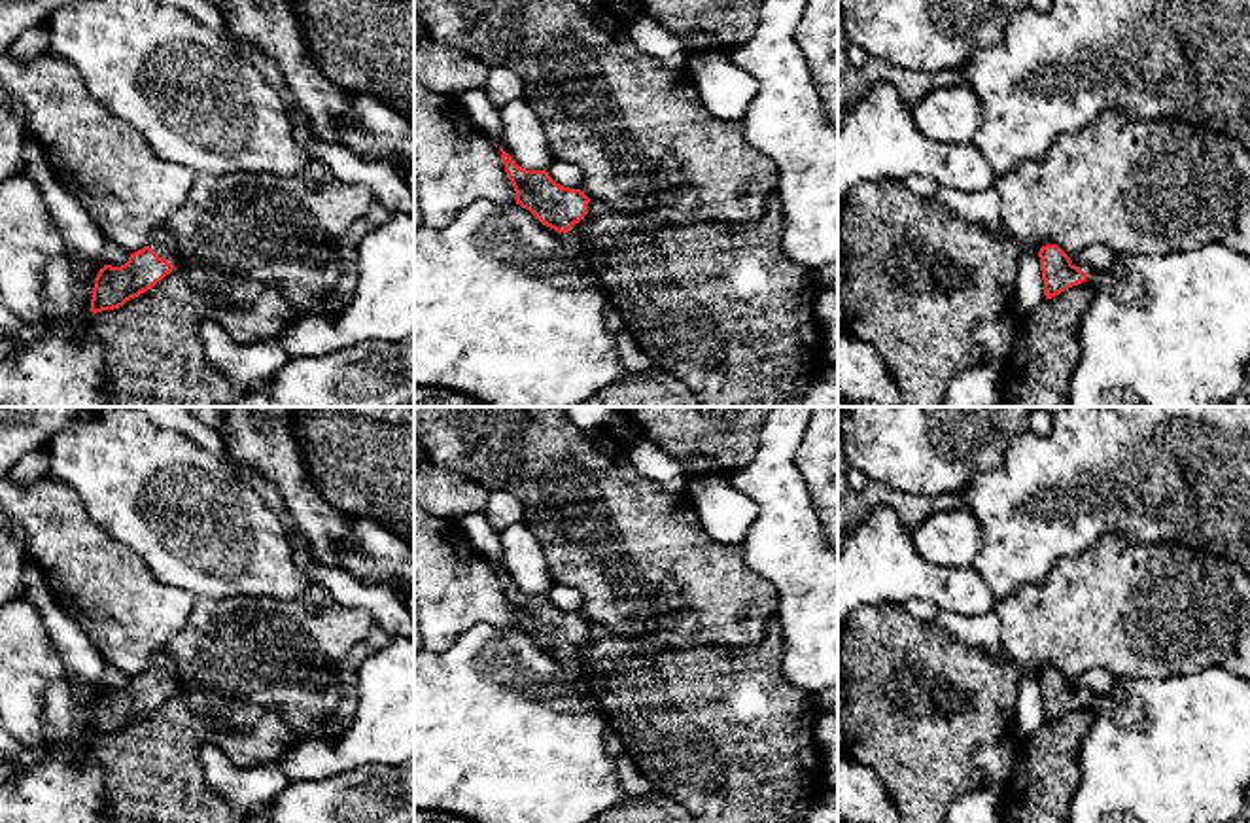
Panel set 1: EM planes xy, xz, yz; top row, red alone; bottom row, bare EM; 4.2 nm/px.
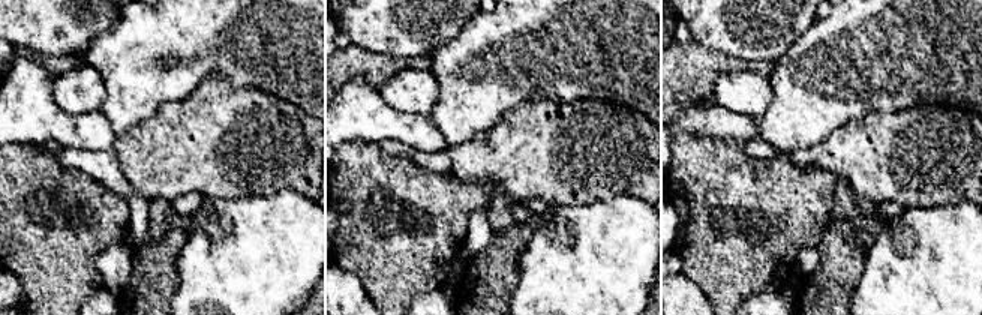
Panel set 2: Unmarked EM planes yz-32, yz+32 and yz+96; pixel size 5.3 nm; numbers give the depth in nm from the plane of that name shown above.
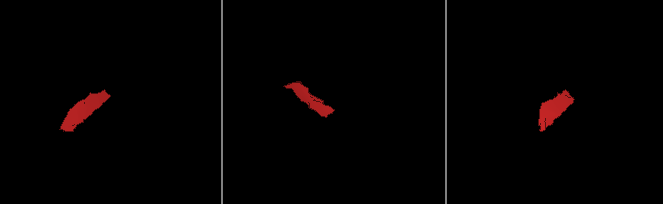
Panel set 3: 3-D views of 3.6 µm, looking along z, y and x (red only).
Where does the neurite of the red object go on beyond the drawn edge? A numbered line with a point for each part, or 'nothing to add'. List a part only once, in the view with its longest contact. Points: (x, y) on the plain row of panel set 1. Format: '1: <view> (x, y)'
1: xy (161, 666)

